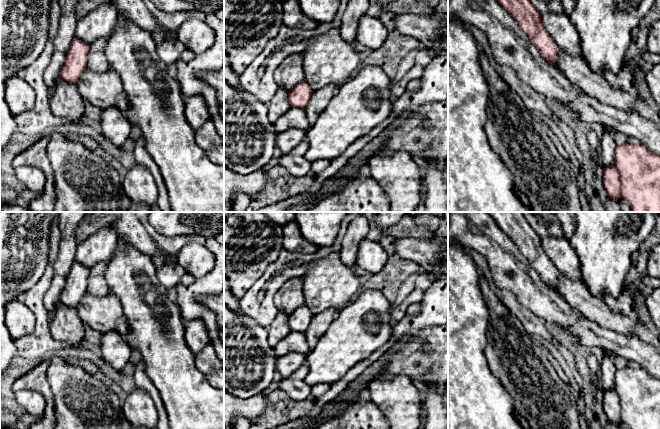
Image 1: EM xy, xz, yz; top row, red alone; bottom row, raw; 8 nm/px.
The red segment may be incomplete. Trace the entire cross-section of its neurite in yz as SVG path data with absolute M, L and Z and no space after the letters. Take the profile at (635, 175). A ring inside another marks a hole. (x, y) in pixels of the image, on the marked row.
M642 143L616 145L614 164L600 170L607 197L623 198L633 212L660 212L660 155Z

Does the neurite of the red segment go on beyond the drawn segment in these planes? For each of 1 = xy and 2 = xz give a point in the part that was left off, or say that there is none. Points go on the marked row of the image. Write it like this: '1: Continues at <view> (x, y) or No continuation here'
1: No continuation here
2: No continuation here

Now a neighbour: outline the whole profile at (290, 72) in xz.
M303 54L287 56L274 72L274 80L278 88L291 90L296 84L304 81Z

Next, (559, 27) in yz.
M544 13L541 21L559 49L582 60L580 38L568 16L564 13Z

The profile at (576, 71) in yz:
M559 49L557 61L554 66L569 82L580 90L595 97L602 103L611 105L619 110L635 110L637 93L634 90L622 91L614 88L602 73L592 72L587 64Z

